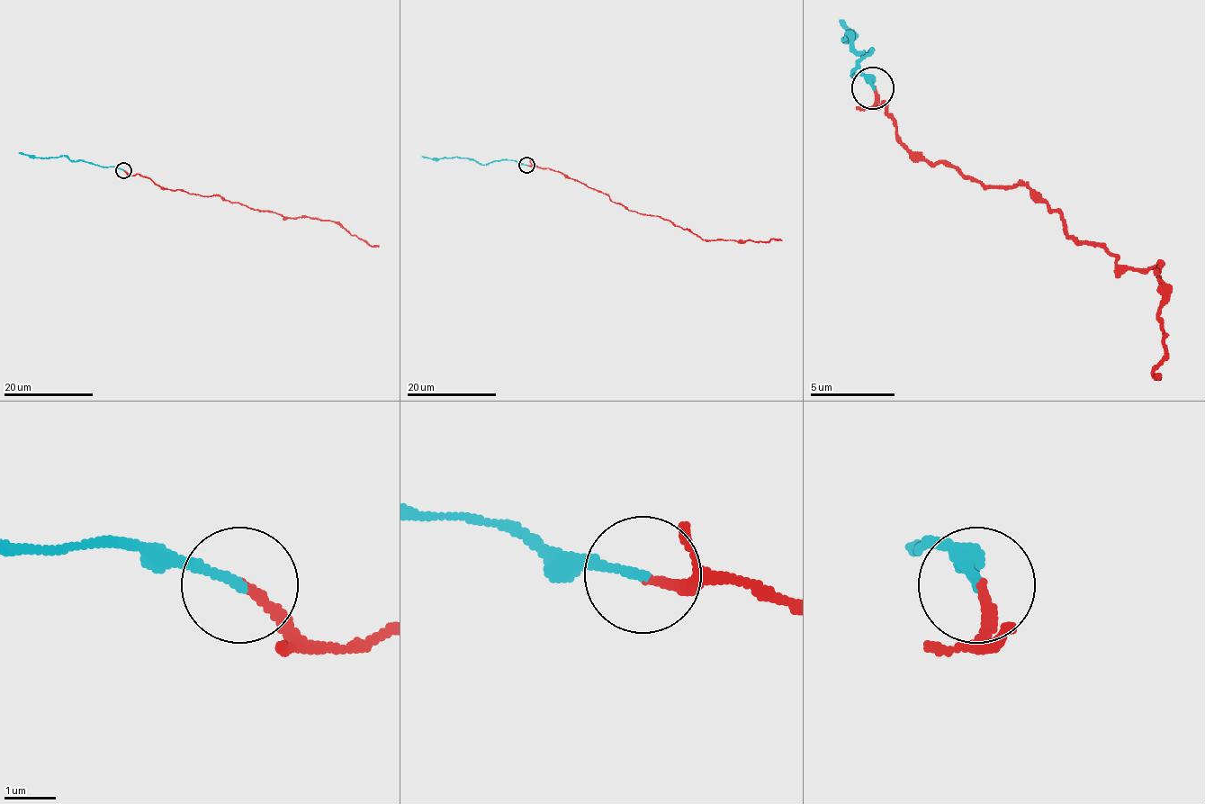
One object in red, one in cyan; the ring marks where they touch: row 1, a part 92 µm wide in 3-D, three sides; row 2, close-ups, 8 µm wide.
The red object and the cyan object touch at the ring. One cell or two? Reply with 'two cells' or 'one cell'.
two cells

